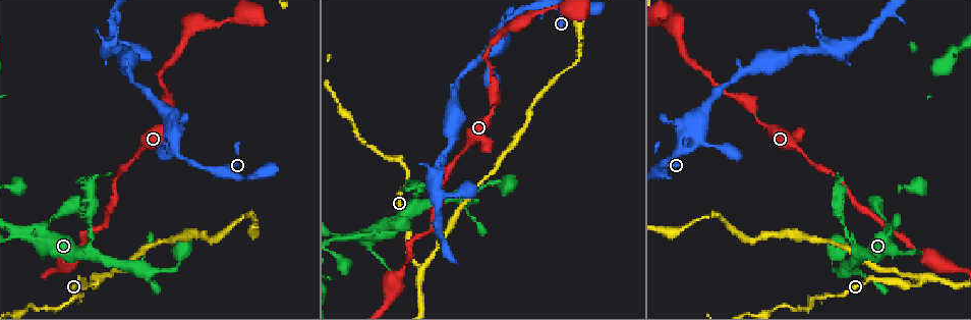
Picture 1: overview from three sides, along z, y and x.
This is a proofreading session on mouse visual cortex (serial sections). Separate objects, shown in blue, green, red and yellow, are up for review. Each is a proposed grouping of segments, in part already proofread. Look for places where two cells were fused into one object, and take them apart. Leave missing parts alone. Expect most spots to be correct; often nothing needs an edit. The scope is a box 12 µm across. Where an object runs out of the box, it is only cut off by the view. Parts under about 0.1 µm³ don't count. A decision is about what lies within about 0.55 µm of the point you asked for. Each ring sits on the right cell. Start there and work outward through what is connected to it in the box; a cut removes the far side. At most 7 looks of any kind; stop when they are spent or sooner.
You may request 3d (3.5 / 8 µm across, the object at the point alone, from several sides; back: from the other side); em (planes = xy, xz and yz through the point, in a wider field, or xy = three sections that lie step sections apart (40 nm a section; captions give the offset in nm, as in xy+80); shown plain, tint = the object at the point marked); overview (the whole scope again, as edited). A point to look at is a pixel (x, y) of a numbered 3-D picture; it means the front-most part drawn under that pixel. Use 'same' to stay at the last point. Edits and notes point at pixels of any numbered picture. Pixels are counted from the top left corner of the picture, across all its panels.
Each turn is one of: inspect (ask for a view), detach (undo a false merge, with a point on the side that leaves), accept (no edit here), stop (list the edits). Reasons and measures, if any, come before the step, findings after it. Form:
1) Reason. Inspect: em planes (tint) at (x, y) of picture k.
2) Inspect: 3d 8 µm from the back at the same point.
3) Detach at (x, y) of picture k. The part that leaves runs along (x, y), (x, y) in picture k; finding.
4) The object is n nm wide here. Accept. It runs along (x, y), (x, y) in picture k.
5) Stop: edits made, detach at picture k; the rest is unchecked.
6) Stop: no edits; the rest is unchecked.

Side arm on a straight run. Inspect: 3d 3.5 µm at (25, 234) of picture 1.

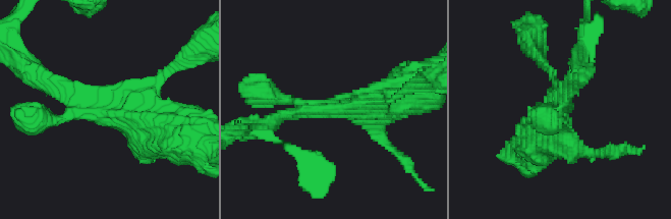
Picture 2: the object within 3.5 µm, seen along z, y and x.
Inspect: em xy step 1 (tint) at (328, 108) of picture 2.

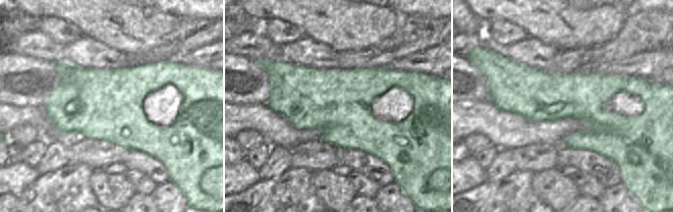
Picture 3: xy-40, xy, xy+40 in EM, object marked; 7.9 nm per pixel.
The object is 500 nm wide here. Accept. It runs along (161, 122), (123, 122), (42, 75) in picture 2; all the same cell.

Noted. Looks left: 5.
Branch point. Inspect: 3d 3.5 µm at (862, 252) of picture 1.

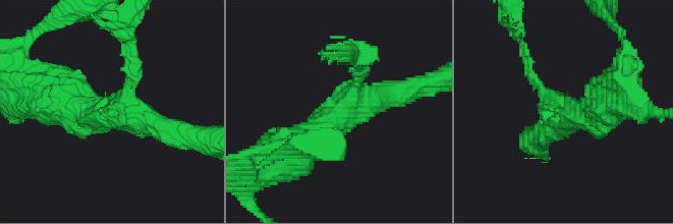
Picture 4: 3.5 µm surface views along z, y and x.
3 arms meet here; the arms are 150, 350, 500 nm wide; need the tissue. Inspect: em xy step 2 (tint) at (355, 102) of picture 4.

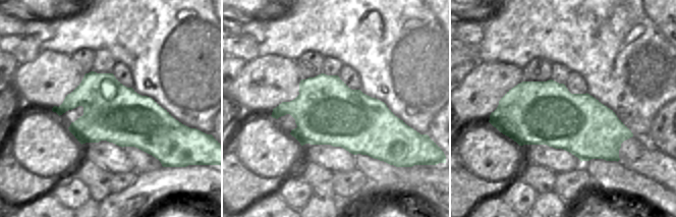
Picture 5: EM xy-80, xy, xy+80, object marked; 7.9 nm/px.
Accept. It runs along (298, 147), (354, 103), (414, 87) in picture 4; continuous, no second cell.

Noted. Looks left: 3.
Arms part here. Inspect: 3d 3.5 µm at (140, 270) of picture 1.

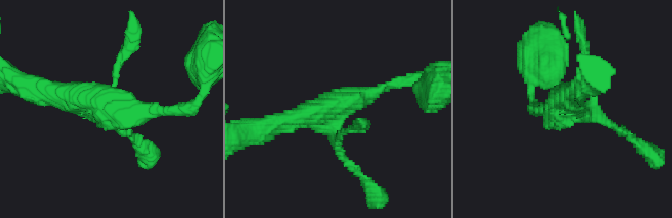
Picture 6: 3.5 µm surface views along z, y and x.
Need the tissue. Inspect: em xy step 5 (tint) at (334, 111) of picture 6.

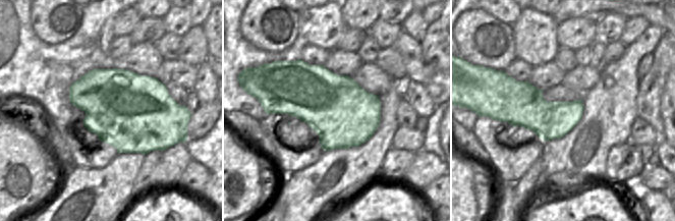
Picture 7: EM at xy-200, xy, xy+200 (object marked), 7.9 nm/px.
Accept. It runs along (273, 124), (333, 109), (395, 83) in picture 6; continuous, no second cell.

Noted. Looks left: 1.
Stop: no edits; the rest is unchecked.

